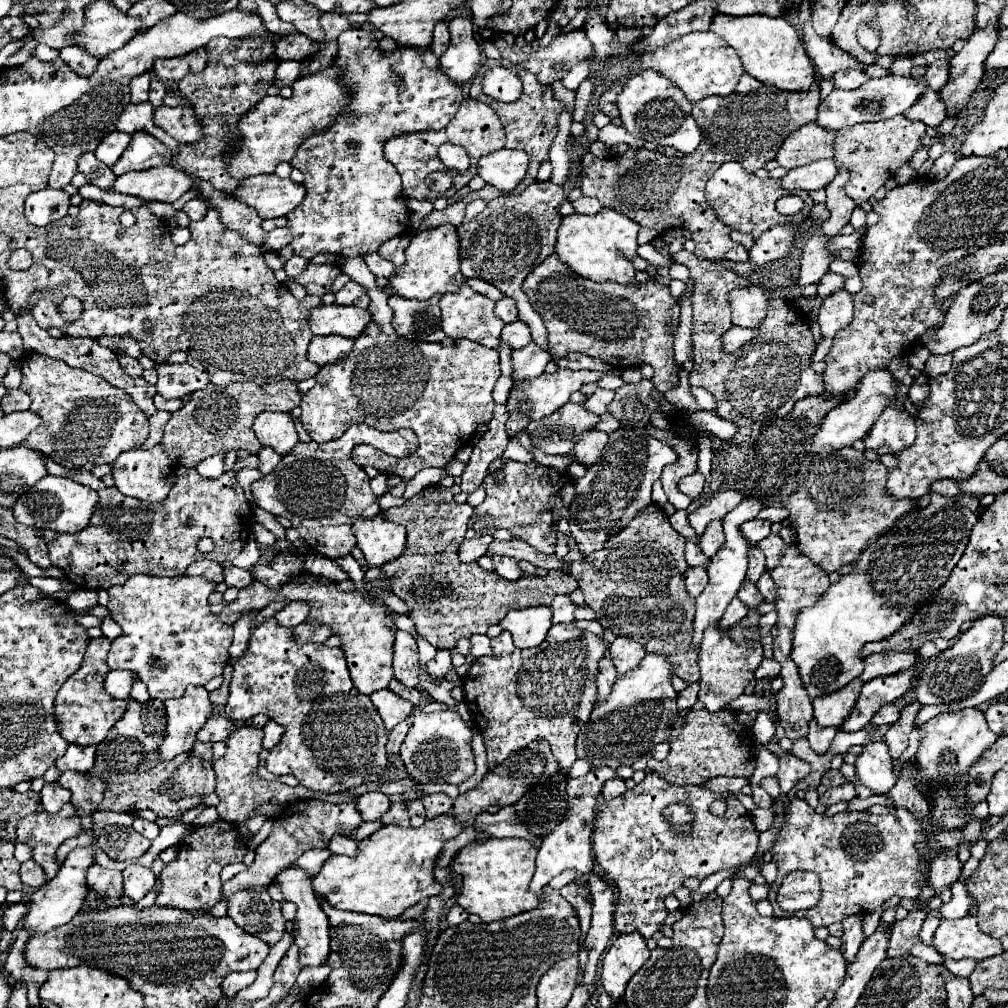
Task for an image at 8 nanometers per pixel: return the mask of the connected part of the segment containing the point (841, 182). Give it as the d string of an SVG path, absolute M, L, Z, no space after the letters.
M841 168L835 178L827 185L827 208L831 212L829 220L821 224L825 236L833 238L841 232L841 228L849 222L851 212L855 210L855 202L845 194L844 188L849 182L849 170Z

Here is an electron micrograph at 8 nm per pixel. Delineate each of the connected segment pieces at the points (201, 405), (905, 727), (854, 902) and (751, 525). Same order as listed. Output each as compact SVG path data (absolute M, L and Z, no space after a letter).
M281 380L267 386L257 386L255 382L235 382L229 386L207 384L199 392L193 392L179 412L173 412L171 420L165 424L161 446L171 456L171 460L181 462L187 468L197 466L201 460L221 450L229 452L231 448L239 448L257 454L261 446L251 428L255 416L265 410L291 412L299 404L301 394L297 384L291 380Z
M919 700L907 704L899 712L901 714L899 720L889 726L889 730L885 734L885 742L889 746L889 754L891 754L893 760L897 760L905 752L905 748L909 746L909 734L915 728L915 718L917 718L919 710L921 710L921 702Z
M791 800L789 812L785 814L785 826L771 850L773 862L777 864L777 880L769 890L769 902L775 908L775 916L787 914L775 904L775 896L783 878L793 870L811 870L821 878L823 894L819 904L807 912L801 912L813 926L829 926L833 922L841 922L845 916L871 912L891 896L915 898L919 894L919 884L923 884L923 876L919 876L919 850L915 848L919 840L927 838L927 834L921 834L923 828L925 824L921 820L915 820L905 808L897 808L895 814L887 816L875 816L871 812L841 812L825 818L817 814L805 800Z
M749 520L747 524L743 524L743 536L751 542L751 544L757 544L759 540L767 538L771 534L771 522L769 520Z

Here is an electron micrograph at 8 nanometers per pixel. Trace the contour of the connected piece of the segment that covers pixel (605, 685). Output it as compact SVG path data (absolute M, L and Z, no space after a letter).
M603 656L599 660L599 676L597 676L597 688L599 688L599 700L603 700L603 696L607 696L607 692L611 692L611 684L615 682L617 672L615 666L611 662L609 656Z

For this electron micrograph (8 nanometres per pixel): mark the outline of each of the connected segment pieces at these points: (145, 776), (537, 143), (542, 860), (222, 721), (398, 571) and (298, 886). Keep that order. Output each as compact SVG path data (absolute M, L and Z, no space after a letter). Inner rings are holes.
M137 700L129 702L125 716L109 730L107 738L97 746L95 768L91 770L91 774L99 776L101 780L107 780L107 792L99 810L135 814L139 810L149 808L157 816L173 818L201 804L201 796L191 796L175 802L169 794L163 794L159 790L161 784L169 780L175 774L175 768L187 758L187 754L179 754L175 760L167 764L157 760L159 752L155 752L155 748L159 746L159 740L163 740L165 726L167 726L167 716L165 716L163 702L159 700L149 700L143 704Z
M505 59L488 60L485 65L480 68L479 72L475 74L475 78L473 78L473 82L471 82L469 96L475 98L475 100L481 100L481 102L485 102L485 104L489 104L489 106L497 112L497 116L501 118L501 122L503 122L503 126L505 126L505 132L507 132L507 142L505 142L505 146L519 148L519 150L527 152L527 156L529 156L529 170L527 170L525 178L519 182L519 186L510 192L510 194L518 194L523 191L525 184L529 184L529 182L535 180L541 162L547 158L549 148L551 148L551 144L553 144L553 138L557 136L557 118L559 118L559 114L563 112L565 106L563 106L563 102L555 100L551 86L547 86L547 84L541 86L535 75L521 69L519 66L512 67L512 64L513 63ZM496 66L503 66L508 69L513 68L518 73L524 88L523 92L521 92L521 96L519 96L515 102L499 102L499 100L493 100L493 98L489 98L489 96L481 90L481 78L483 78L484 73L488 69Z
M593 768L587 776L583 778L569 778L567 780L567 814L561 820L561 824L543 840L539 852L537 852L537 872L535 878L545 878L549 884L551 878L559 876L563 870L573 868L577 870L577 880L587 882L589 872L593 870L593 858L591 858L591 832L593 832L593 816L597 808L597 796L601 794L601 786L605 780L615 778L613 768Z
M215 712L215 714L209 716L205 726L197 732L197 740L201 740L201 742L221 742L231 734L231 730L233 730L231 718Z
M439 484L427 486L417 496L413 496L409 502L405 502L399 508L389 508L381 516L385 520L403 524L407 530L407 546L405 552L391 564L385 564L387 572L395 572L395 596L401 598L411 608L411 618L415 622L417 634L425 638L435 648L455 648L459 638L471 638L473 634L485 634L489 626L499 624L509 610L521 610L529 606L551 606L555 596L559 594L571 594L579 588L577 580L571 574L565 574L563 570L549 570L545 578L539 576L523 576L515 582L503 580L495 572L483 570L477 562L463 564L457 558L459 546L465 538L467 522L473 514L473 508L469 504L455 504L453 494L449 488L443 488Z
M291 866L291 868L285 868L283 872L279 872L273 880L273 884L277 884L283 892L283 898L287 902L295 902L297 904L297 916L295 916L295 932L293 932L293 938L295 938L295 944L299 946L301 954L299 954L299 962L301 962L301 968L307 968L307 966L321 966L327 958L327 950L329 950L329 920L327 920L327 914L323 912L315 892L313 892L313 884L311 884L311 874L307 874L303 868L297 868L297 866Z

